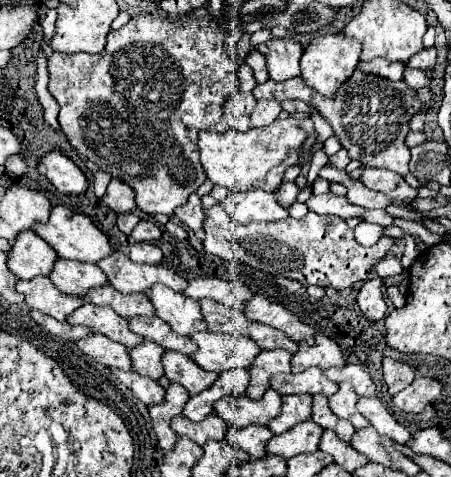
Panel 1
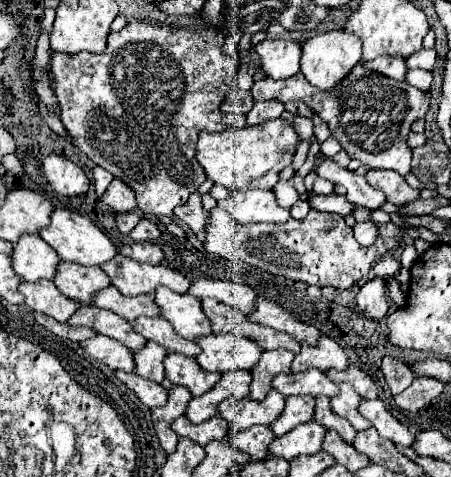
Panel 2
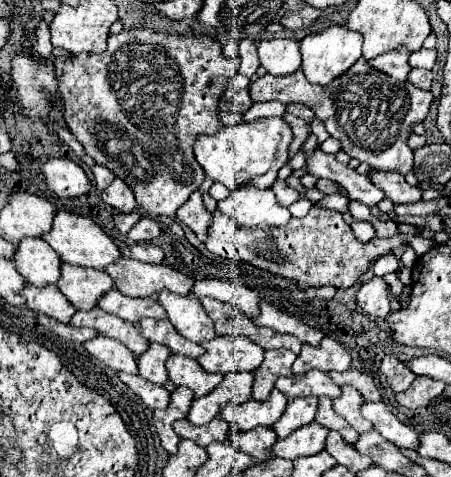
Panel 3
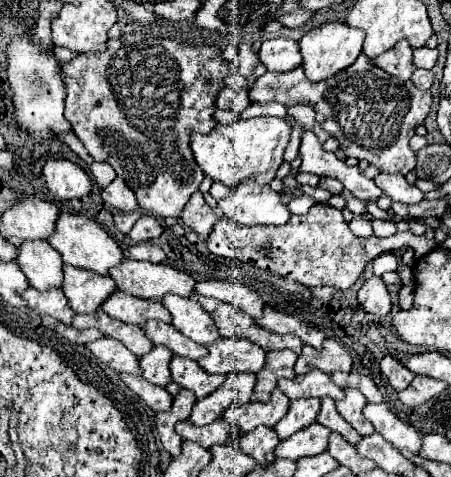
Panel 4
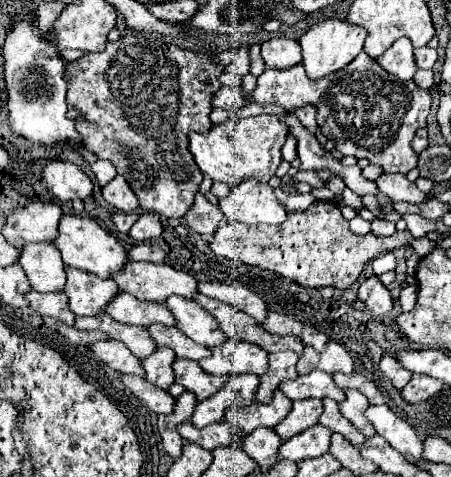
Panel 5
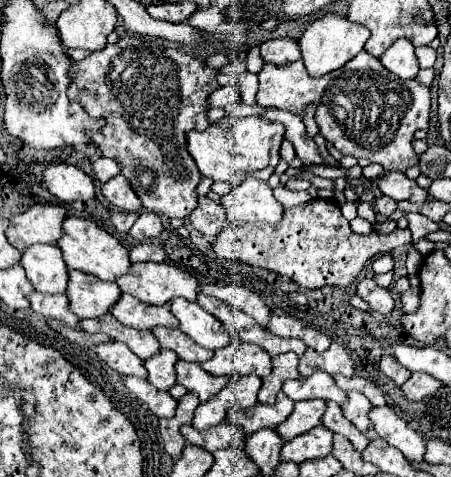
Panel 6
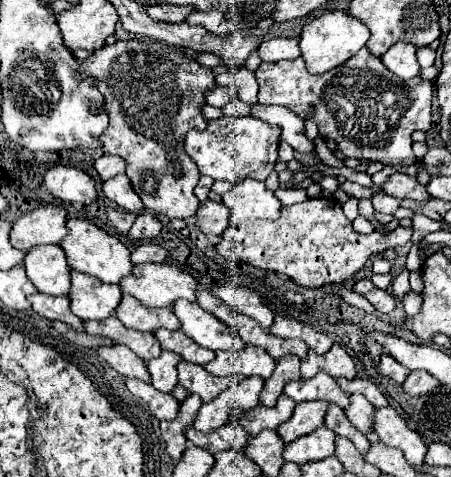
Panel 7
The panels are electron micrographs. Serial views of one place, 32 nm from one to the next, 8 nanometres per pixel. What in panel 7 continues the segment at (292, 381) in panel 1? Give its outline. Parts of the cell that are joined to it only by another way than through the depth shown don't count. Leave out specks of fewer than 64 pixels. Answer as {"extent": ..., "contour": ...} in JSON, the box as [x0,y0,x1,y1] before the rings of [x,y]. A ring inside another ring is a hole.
{"extent":[284,372,348,410],"contour":[[[320,372],[310,380],[300,380],[300,382],[290,382],[284,386],[284,394],[290,396],[296,402],[310,402],[310,400],[324,400],[338,404],[342,410],[348,408],[348,394],[338,388],[338,382]]]}

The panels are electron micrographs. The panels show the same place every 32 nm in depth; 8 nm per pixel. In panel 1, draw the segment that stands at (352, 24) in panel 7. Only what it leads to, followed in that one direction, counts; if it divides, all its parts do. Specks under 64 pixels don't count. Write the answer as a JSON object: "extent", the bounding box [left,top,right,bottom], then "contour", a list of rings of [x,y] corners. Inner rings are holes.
{"extent":[300,32,360,98],"contour":[[[338,32],[338,34],[324,34],[310,40],[310,44],[304,48],[300,68],[302,68],[304,82],[316,88],[322,96],[330,98],[340,88],[340,84],[344,84],[352,76],[358,62],[360,62],[360,42],[352,40],[352,36],[344,36],[342,32]]]}

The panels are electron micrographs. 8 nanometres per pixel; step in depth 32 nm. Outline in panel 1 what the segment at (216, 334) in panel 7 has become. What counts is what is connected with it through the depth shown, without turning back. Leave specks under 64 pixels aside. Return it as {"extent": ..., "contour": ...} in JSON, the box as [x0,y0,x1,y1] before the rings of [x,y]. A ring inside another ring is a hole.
{"extent":[150,284,208,338],"contour":[[[164,284],[152,286],[150,300],[156,308],[156,316],[168,322],[176,334],[190,338],[196,332],[208,330],[204,324],[204,316],[200,312],[198,300],[192,300],[180,292],[174,292]]]}

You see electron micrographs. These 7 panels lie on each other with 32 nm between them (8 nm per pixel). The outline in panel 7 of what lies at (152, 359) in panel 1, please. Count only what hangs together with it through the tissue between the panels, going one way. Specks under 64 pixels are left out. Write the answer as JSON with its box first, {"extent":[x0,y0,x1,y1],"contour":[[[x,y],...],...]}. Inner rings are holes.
{"extent":[146,350,180,392],"contour":[[[164,350],[158,358],[154,358],[146,364],[146,368],[150,372],[150,382],[156,390],[160,390],[160,392],[174,390],[174,386],[178,384],[178,378],[176,378],[178,362],[180,362],[180,356],[176,356],[176,352]]]}

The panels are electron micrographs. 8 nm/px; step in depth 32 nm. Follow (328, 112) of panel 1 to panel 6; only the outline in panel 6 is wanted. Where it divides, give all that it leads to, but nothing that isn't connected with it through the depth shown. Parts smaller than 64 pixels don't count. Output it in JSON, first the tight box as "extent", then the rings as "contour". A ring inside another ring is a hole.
{"extent":[258,50,430,172],"contour":[[[360,50],[344,68],[318,78],[308,76],[302,60],[280,68],[264,64],[258,72],[258,82],[258,106],[278,106],[302,116],[306,106],[314,104],[314,120],[320,134],[344,156],[354,156],[358,160],[368,158],[390,172],[404,172],[418,164],[418,156],[410,156],[410,142],[416,130],[428,130],[430,86],[416,82],[416,78],[400,80],[388,72],[376,56]]]}

